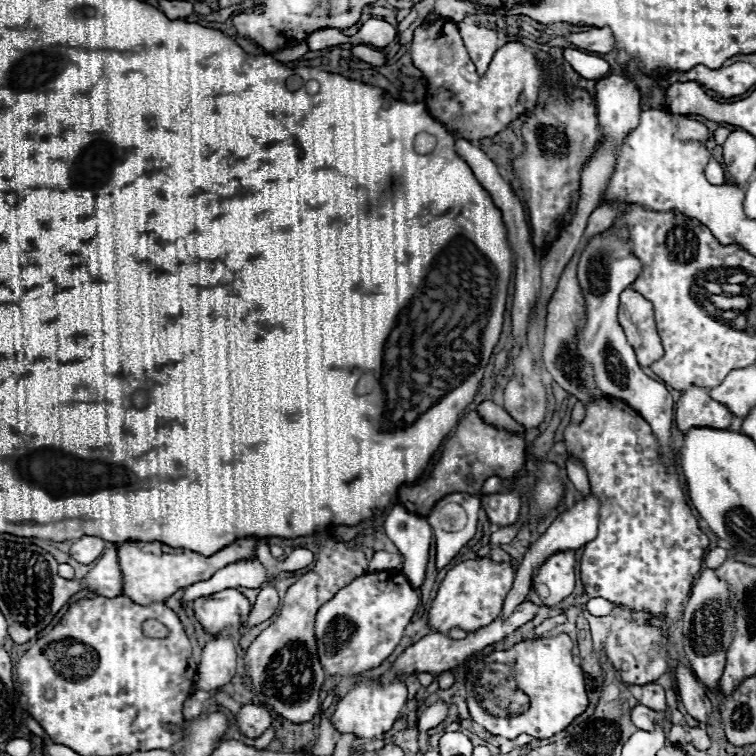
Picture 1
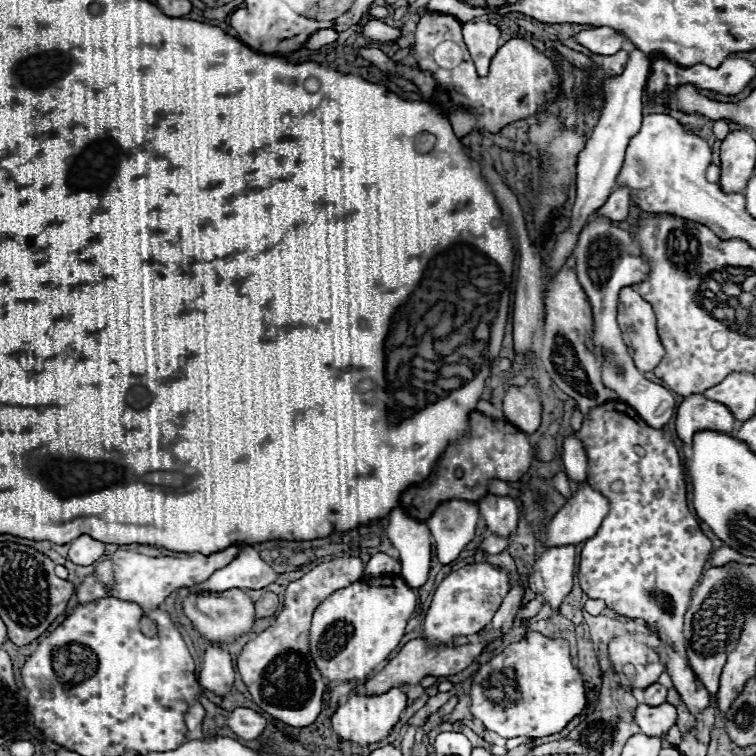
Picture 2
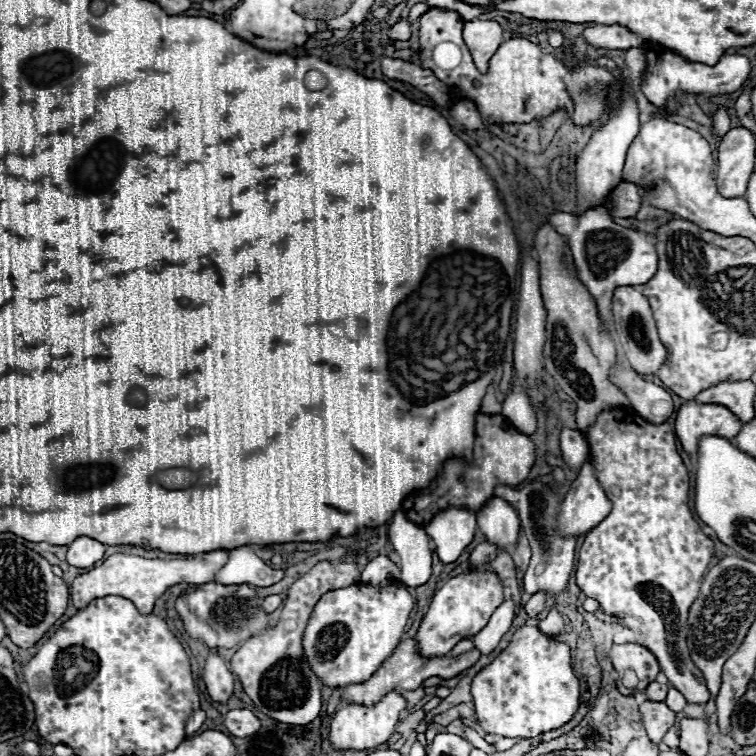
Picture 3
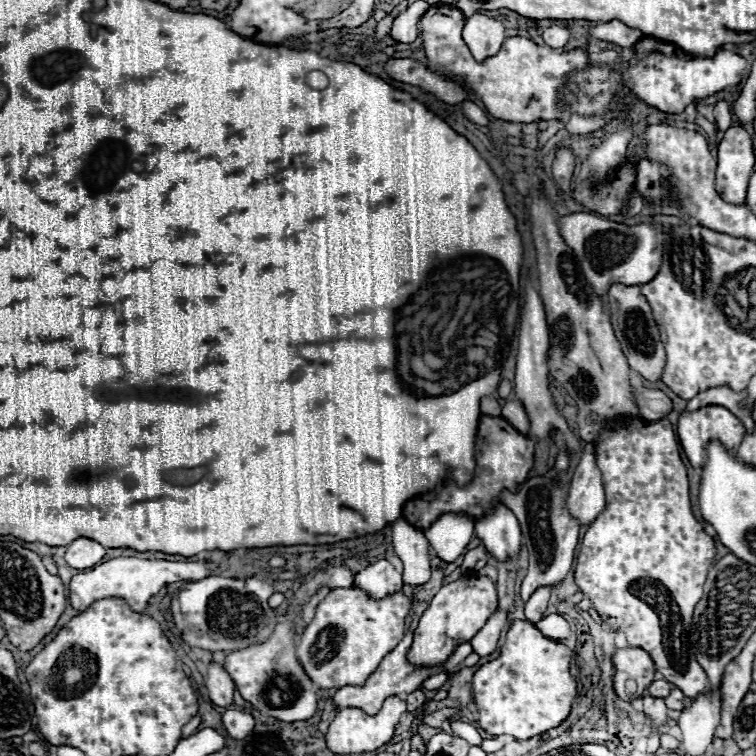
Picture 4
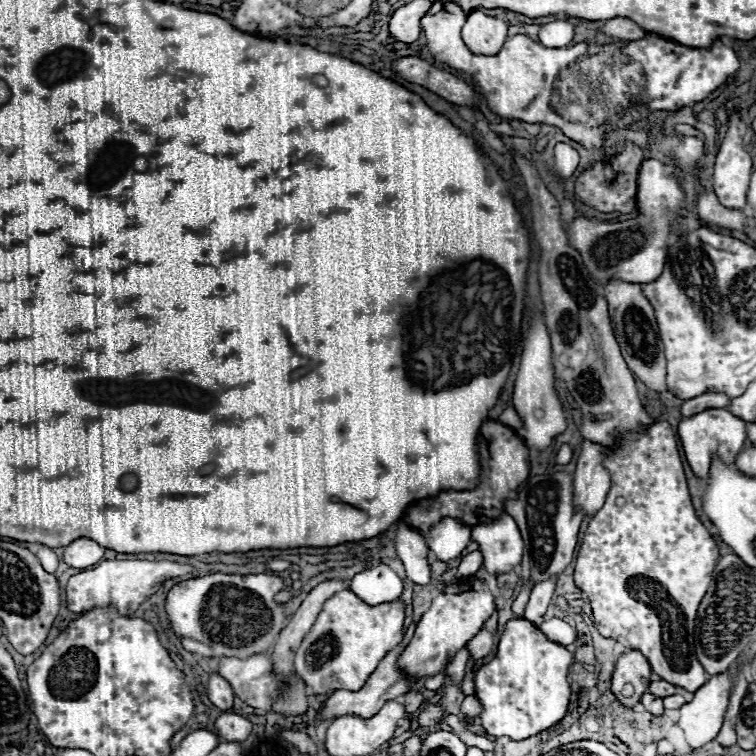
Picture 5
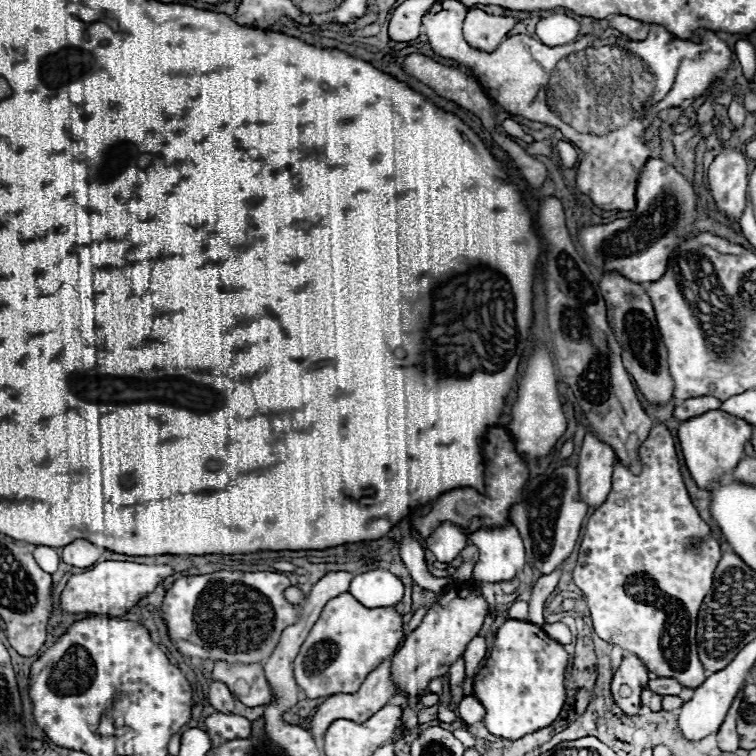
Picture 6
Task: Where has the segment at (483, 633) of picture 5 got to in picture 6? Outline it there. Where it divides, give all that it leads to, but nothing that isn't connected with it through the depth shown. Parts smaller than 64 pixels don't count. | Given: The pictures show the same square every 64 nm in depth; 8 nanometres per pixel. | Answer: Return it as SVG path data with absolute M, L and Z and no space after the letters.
M476 636L474 640L470 640L470 644L466 646L466 652L464 652L466 676L472 678L478 672L478 664L486 656L486 650L488 650L488 642L484 636Z

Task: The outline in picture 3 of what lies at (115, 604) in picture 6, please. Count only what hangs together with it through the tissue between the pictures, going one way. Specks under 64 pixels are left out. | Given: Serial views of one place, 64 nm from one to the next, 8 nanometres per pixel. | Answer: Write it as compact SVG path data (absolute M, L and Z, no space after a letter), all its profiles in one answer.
M214 550L208 554L198 554L186 560L160 560L160 558L142 558L134 554L112 554L102 566L92 568L90 572L78 576L72 584L72 602L76 608L88 606L96 598L104 596L122 596L134 602L140 614L150 614L154 610L156 600L176 584L206 584L214 578L214 574L228 562L230 550Z

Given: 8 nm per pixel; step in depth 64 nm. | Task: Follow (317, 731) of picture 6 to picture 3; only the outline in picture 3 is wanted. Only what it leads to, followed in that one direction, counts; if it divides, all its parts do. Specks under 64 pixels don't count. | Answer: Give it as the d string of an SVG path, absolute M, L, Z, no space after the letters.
M410 638L410 640L404 640L404 642L398 644L396 652L372 674L372 678L368 678L368 680L362 682L362 684L352 684L352 686L348 686L342 698L344 698L346 702L362 702L362 704L366 704L366 706L372 706L374 702L378 702L378 698L386 696L390 690L416 690L416 688L422 686L422 682L424 682L426 678L430 678L430 676L440 676L440 678L444 678L444 680L454 678L454 676L458 676L462 670L474 666L480 656L482 656L482 654L480 654L476 648L472 648L470 652L464 652L464 654L460 654L460 656L450 656L450 654L446 654L446 656L426 658L426 656L420 656L420 654L418 654L416 640Z

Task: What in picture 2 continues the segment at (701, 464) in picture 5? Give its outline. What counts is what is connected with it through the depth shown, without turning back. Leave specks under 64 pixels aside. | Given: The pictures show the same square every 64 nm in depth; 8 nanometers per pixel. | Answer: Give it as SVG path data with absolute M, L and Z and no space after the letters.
M704 394L686 396L676 410L676 432L684 444L690 444L694 430L722 430L730 434L734 428L732 412Z

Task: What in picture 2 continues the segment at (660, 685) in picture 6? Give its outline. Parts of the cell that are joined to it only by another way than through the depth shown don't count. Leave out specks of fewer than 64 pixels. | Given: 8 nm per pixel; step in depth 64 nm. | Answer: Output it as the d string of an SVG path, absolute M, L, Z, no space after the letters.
M658 682L650 684L644 688L644 704L648 706L660 706L666 702L666 688L660 686Z

